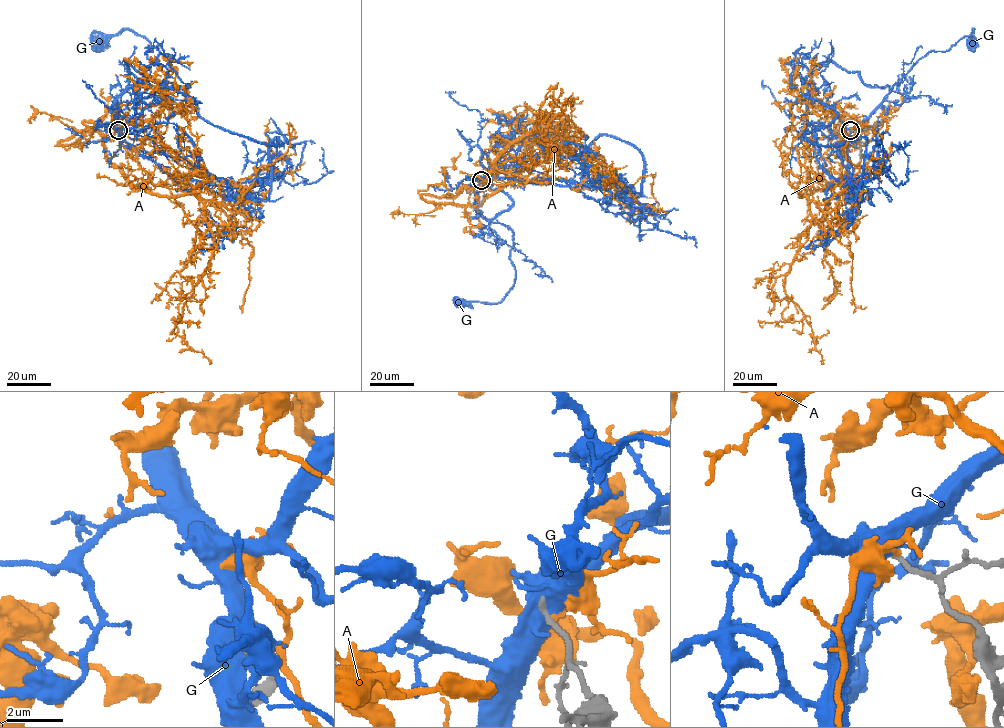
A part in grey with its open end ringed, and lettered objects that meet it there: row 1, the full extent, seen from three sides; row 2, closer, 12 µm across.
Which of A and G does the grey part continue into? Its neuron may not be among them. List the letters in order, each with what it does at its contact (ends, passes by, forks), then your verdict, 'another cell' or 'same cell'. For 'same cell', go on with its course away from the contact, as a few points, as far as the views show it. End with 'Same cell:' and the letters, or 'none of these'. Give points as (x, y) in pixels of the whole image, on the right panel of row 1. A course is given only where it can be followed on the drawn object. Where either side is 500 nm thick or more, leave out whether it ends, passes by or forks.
A: it ends there; another cell
G: it forks there; another cell
Same cell: none of these

